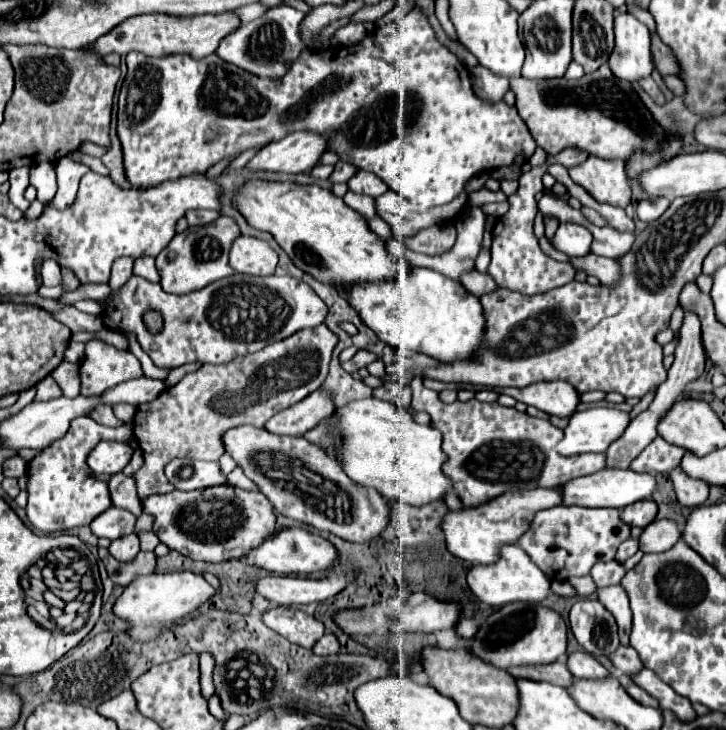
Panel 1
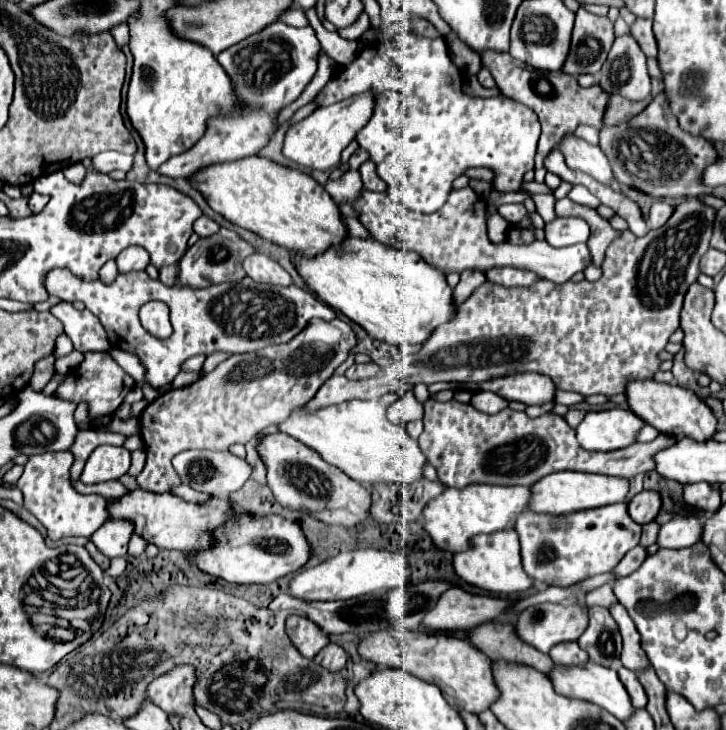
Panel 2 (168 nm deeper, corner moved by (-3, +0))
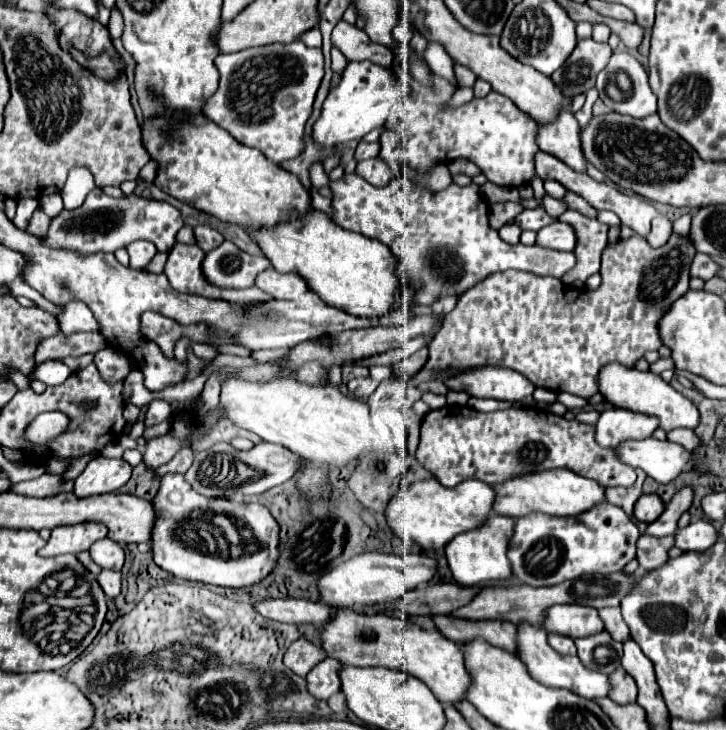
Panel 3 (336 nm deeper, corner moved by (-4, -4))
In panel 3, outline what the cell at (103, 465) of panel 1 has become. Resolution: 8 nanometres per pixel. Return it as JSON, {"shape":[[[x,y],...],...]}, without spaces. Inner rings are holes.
{"shape":[[[95,456],[85,470],[75,478],[75,496],[87,498],[93,494],[115,492],[131,478],[131,466],[123,458]]]}

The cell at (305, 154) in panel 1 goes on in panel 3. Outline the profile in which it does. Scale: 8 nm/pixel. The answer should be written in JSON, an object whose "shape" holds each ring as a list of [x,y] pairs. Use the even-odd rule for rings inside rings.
{"shape":[[[369,60],[349,62],[339,86],[327,96],[327,100],[323,102],[321,114],[313,124],[313,130],[311,130],[313,142],[321,148],[335,150],[335,148],[343,146],[345,142],[359,140],[373,128],[383,126],[393,104],[403,100],[403,96],[409,92],[407,84],[395,86],[395,80],[391,74],[393,72],[389,68],[371,64]]]}

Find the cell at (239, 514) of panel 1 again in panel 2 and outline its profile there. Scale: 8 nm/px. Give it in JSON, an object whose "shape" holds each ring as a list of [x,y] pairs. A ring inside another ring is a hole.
{"shape":[[[142,488],[126,492],[126,496],[108,500],[110,520],[130,520],[134,524],[134,532],[142,536],[148,544],[166,550],[206,550],[212,544],[212,528],[218,528],[226,522],[228,512],[234,508],[230,500],[212,498],[208,504],[190,504],[182,498],[172,496],[170,492],[154,494]]]}

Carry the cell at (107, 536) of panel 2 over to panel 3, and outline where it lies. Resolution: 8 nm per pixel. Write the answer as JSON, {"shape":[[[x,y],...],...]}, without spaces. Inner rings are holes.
{"shape":[[[103,538],[95,542],[91,548],[91,558],[101,566],[101,568],[111,568],[111,570],[121,570],[125,562],[125,552],[119,542],[113,542],[109,538]]]}

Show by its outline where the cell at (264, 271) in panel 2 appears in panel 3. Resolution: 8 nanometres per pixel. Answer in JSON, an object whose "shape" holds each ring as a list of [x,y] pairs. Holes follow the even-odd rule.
{"shape":[[[275,268],[263,270],[255,278],[255,286],[267,292],[273,298],[281,300],[295,300],[299,298],[305,290],[309,290],[307,282],[295,274],[279,274]]]}

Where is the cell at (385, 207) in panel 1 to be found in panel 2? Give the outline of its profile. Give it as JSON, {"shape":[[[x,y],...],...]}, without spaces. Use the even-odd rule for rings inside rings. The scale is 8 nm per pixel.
{"shape":[[[470,186],[452,190],[446,204],[432,214],[408,210],[402,204],[394,204],[386,192],[372,192],[366,188],[362,188],[360,196],[352,202],[352,208],[358,214],[360,224],[374,240],[400,250],[412,250],[444,274],[464,270],[486,272],[488,268],[512,266],[536,272],[550,282],[562,284],[568,282],[576,272],[582,272],[590,262],[586,244],[574,244],[566,248],[554,248],[546,240],[534,240],[530,244],[492,244],[486,234],[486,200],[480,198]]]}

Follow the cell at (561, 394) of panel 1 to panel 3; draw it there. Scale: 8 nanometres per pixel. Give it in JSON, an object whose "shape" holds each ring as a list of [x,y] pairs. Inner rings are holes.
{"shape":[[[475,368],[447,380],[445,384],[449,390],[467,392],[469,396],[475,396],[475,398],[495,398],[495,400],[505,400],[505,402],[525,400],[527,396],[535,392],[535,386],[525,376],[519,376],[519,372],[511,372],[509,368]]]}

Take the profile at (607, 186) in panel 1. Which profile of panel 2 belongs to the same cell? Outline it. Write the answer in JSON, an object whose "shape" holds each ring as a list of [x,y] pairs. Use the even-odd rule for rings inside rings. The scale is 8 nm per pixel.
{"shape":[[[566,134],[558,142],[558,150],[564,154],[566,164],[574,170],[582,170],[596,178],[602,184],[610,184],[612,168],[604,156],[604,152],[598,146],[588,144],[582,138],[576,138],[574,134]]]}

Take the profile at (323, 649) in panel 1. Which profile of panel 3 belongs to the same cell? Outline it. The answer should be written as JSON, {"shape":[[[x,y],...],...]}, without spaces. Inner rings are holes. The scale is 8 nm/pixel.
{"shape":[[[325,658],[323,662],[319,662],[305,676],[307,684],[309,684],[309,692],[319,700],[329,700],[329,696],[333,696],[341,688],[341,680],[339,680],[341,668],[343,668],[343,664],[335,658]]]}

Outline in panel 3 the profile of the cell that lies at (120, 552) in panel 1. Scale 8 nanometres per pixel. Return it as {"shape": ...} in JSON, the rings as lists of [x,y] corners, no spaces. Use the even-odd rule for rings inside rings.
{"shape":[[[101,570],[101,574],[97,576],[97,582],[101,584],[101,588],[107,596],[117,596],[121,592],[121,572]]]}

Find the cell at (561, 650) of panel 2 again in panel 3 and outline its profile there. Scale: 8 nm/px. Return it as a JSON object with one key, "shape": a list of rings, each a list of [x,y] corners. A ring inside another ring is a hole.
{"shape":[[[551,634],[551,636],[549,636],[549,644],[551,644],[559,654],[565,654],[565,656],[575,656],[575,654],[577,654],[577,648],[575,648],[573,640],[567,638],[567,636]]]}

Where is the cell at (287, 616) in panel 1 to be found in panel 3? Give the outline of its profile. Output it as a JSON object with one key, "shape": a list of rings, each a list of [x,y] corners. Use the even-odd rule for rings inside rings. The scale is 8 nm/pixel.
{"shape":[[[301,636],[299,640],[295,640],[295,642],[289,646],[283,662],[285,662],[285,666],[291,668],[295,674],[307,676],[307,672],[309,672],[315,664],[319,664],[321,660],[325,660],[325,658],[327,658],[327,654],[323,652],[321,646],[315,646],[315,644],[309,642],[305,636]]]}

